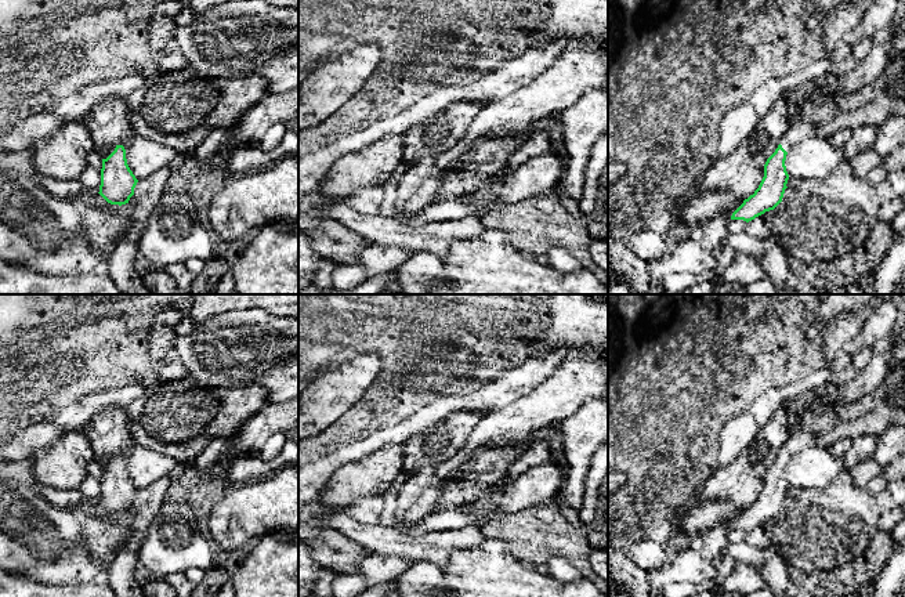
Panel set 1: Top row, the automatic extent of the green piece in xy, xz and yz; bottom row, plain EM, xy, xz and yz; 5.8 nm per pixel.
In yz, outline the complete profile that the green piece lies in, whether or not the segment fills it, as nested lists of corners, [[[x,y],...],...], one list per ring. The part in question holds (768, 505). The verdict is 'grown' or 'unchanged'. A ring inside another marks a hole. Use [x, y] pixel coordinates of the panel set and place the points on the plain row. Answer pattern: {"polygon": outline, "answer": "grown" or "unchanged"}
{"polygon": [[[806,427],[790,430],[781,453],[764,474],[764,486],[759,498],[732,522],[731,529],[749,532],[765,521],[774,520],[782,511],[788,498],[789,484],[785,475],[788,462],[793,455],[815,445],[818,445],[817,435]]], "answer": "grown"}

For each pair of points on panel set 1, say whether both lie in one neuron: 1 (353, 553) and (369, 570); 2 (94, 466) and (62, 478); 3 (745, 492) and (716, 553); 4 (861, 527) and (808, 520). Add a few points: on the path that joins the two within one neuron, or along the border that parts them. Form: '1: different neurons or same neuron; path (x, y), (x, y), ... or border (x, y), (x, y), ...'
1: different neurons; border (372, 553), (358, 568)
2: different neurons; border (94, 456), (87, 473)
3: different neurons; border (742, 509), (727, 520)
4: same neuron; path (849, 527), (821, 527)

